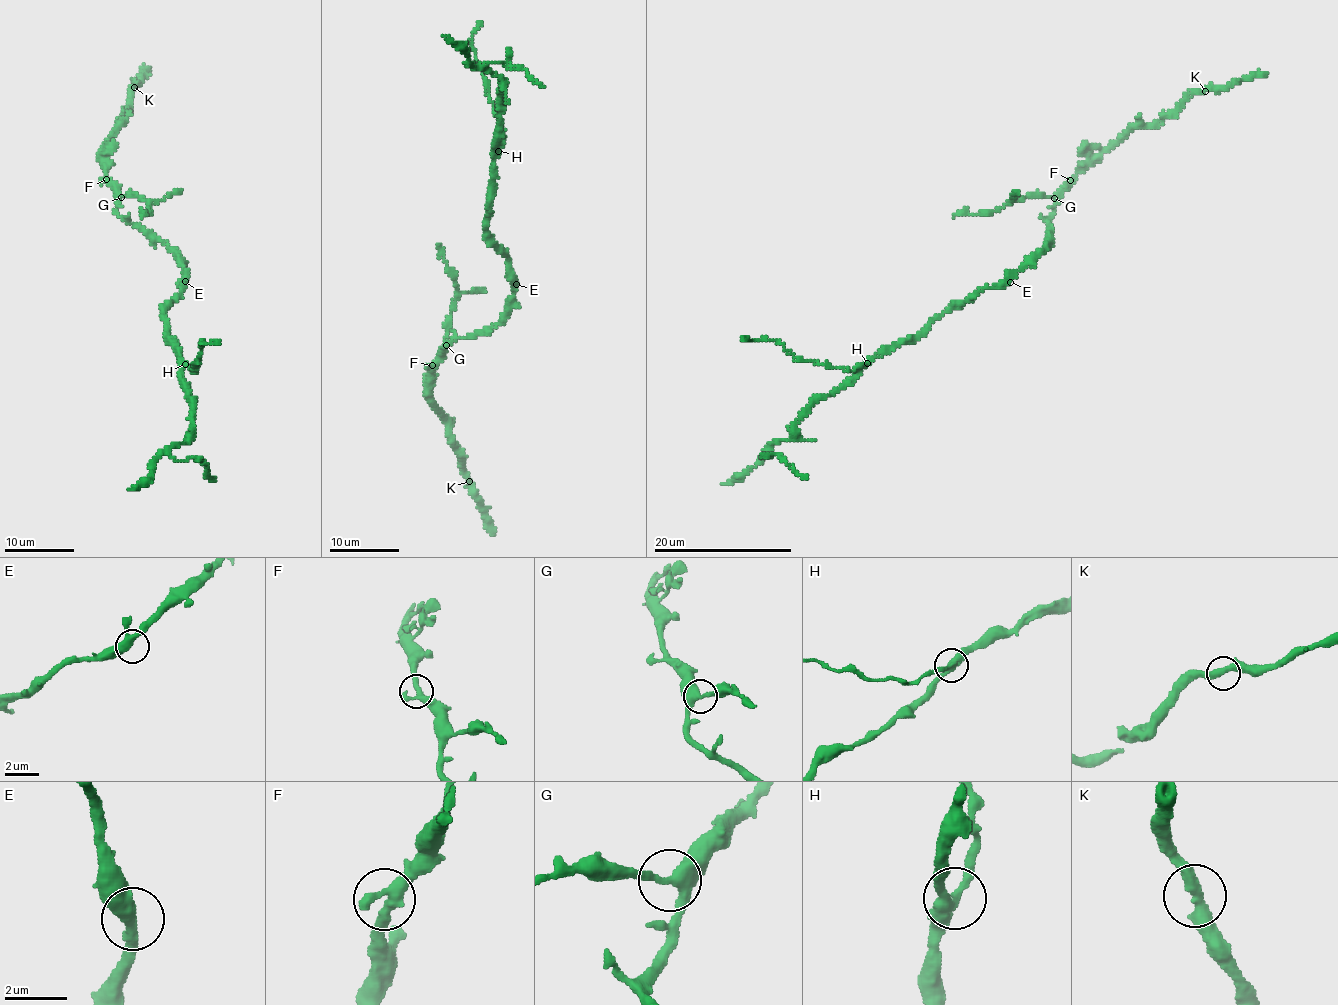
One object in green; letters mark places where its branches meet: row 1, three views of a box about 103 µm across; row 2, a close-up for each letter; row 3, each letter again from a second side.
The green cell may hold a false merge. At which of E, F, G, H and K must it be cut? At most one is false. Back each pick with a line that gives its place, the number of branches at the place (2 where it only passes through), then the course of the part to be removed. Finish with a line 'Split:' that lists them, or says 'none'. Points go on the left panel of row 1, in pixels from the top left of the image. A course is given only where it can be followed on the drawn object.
H: Place: (185, 364). Branches: 3. Course of the part to remove: (186, 365), (196, 371), (194, 364), (199, 363), (204, 342), (201, 343), (221, 341)
Split: H

